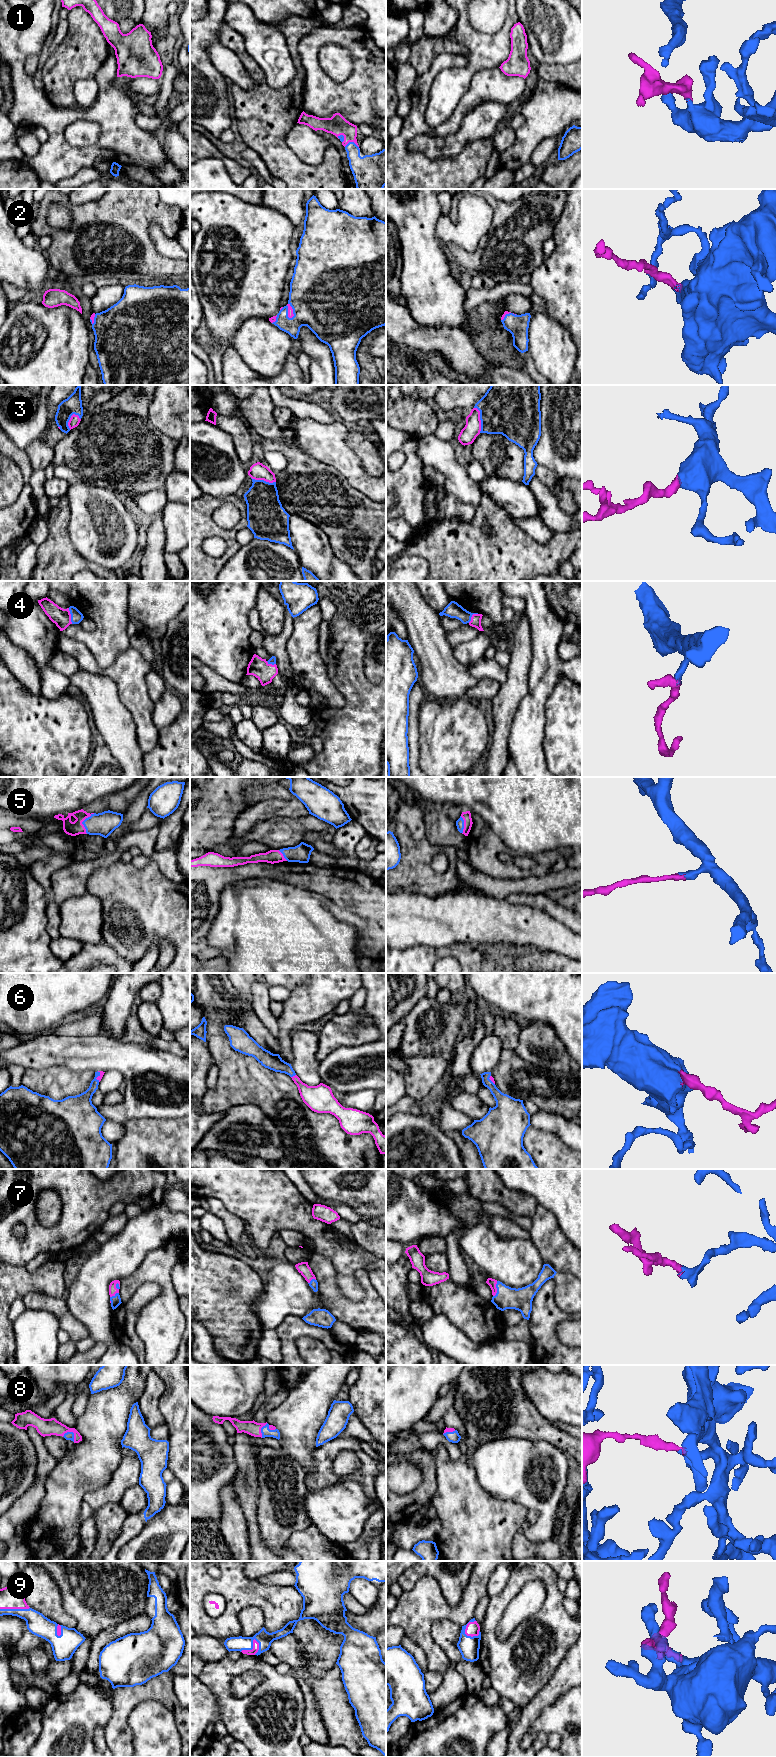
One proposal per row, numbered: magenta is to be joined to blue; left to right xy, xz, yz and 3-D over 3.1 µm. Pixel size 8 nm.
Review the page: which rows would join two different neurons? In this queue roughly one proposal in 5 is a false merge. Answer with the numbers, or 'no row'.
no row

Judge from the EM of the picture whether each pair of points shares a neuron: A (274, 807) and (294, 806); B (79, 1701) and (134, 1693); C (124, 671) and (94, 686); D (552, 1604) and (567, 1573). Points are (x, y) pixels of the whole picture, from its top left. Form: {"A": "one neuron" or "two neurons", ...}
{"A": "one neuron", "B": "two neurons", "C": "two neurons", "D": "two neurons"}

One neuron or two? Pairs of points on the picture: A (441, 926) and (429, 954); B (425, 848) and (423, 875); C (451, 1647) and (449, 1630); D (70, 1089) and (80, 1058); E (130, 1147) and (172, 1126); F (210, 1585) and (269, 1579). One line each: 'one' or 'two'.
A: two
B: one
C: one
D: two
E: one
F: two

